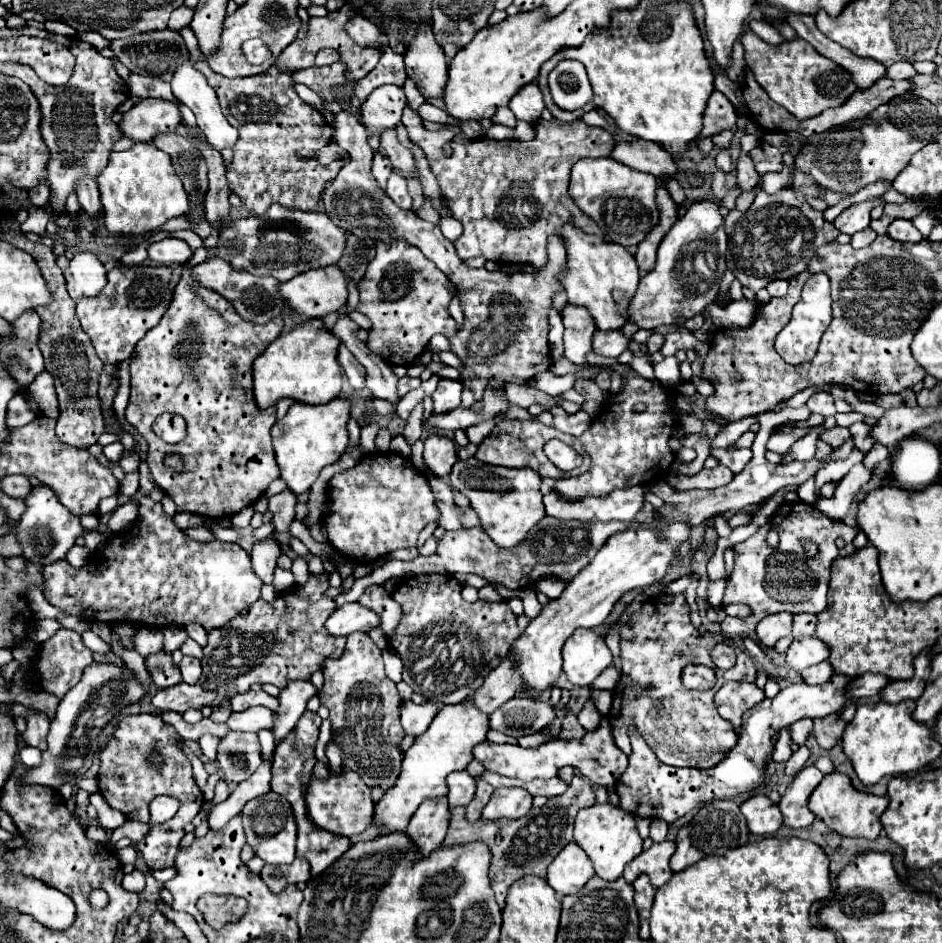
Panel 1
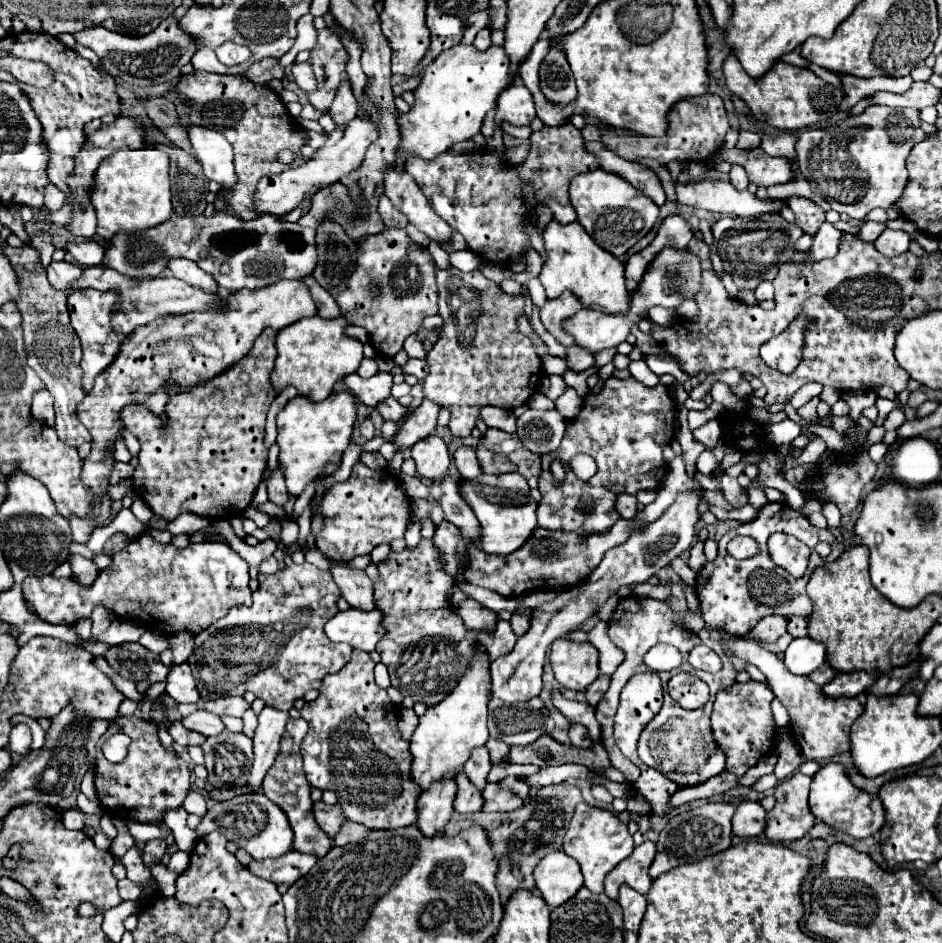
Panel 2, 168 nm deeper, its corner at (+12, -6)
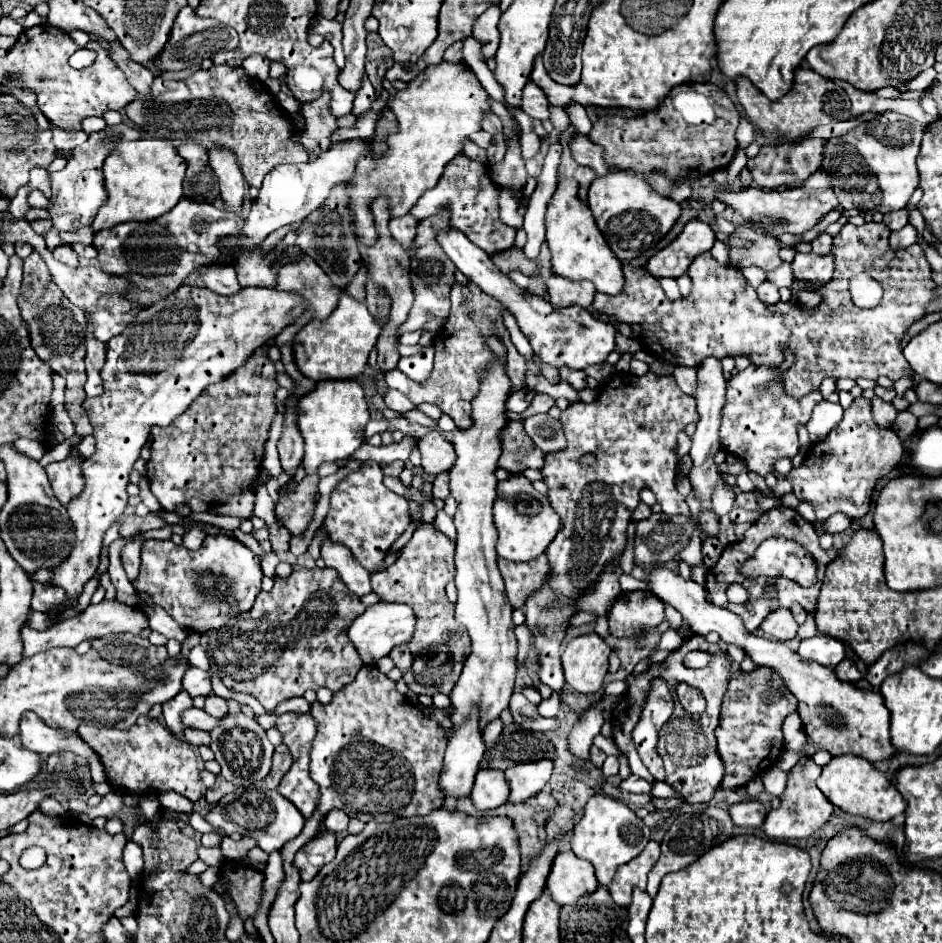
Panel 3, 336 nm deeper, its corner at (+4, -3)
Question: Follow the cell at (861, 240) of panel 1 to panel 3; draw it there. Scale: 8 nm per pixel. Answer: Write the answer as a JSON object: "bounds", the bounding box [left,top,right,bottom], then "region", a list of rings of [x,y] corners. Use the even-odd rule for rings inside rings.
{"bounds":[884,208,908,230],"region":[[[906,208],[884,214],[884,224],[886,224],[890,230],[900,230],[900,228],[904,228],[904,226],[908,224],[908,212],[906,212]]]}

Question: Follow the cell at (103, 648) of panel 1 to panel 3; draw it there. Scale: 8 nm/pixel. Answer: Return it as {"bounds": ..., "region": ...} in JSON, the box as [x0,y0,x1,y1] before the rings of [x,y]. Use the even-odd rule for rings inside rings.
{"bounds":[162,690,193,734],"region":[[[180,690],[178,696],[170,702],[164,702],[162,704],[162,716],[164,716],[164,722],[168,726],[168,730],[172,734],[182,734],[180,730],[184,730],[184,724],[182,724],[182,712],[192,708],[193,700],[184,692]]]}

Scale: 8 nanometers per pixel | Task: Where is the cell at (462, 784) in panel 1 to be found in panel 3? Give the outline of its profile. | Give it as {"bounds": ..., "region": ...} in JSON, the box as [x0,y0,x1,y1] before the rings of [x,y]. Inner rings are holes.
{"bounds":[470,770,508,810],"region":[[[478,770],[470,794],[478,810],[492,810],[508,800],[508,784],[502,770]]]}

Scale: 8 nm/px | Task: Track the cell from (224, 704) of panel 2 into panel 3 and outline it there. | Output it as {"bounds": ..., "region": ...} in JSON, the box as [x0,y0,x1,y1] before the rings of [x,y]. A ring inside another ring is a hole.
{"bounds":[204,694,228,718],"region":[[[210,694],[210,696],[206,696],[206,706],[204,706],[204,710],[206,710],[210,716],[214,716],[214,718],[222,718],[222,716],[228,714],[228,702],[226,702],[224,698],[216,696],[216,694]]]}

